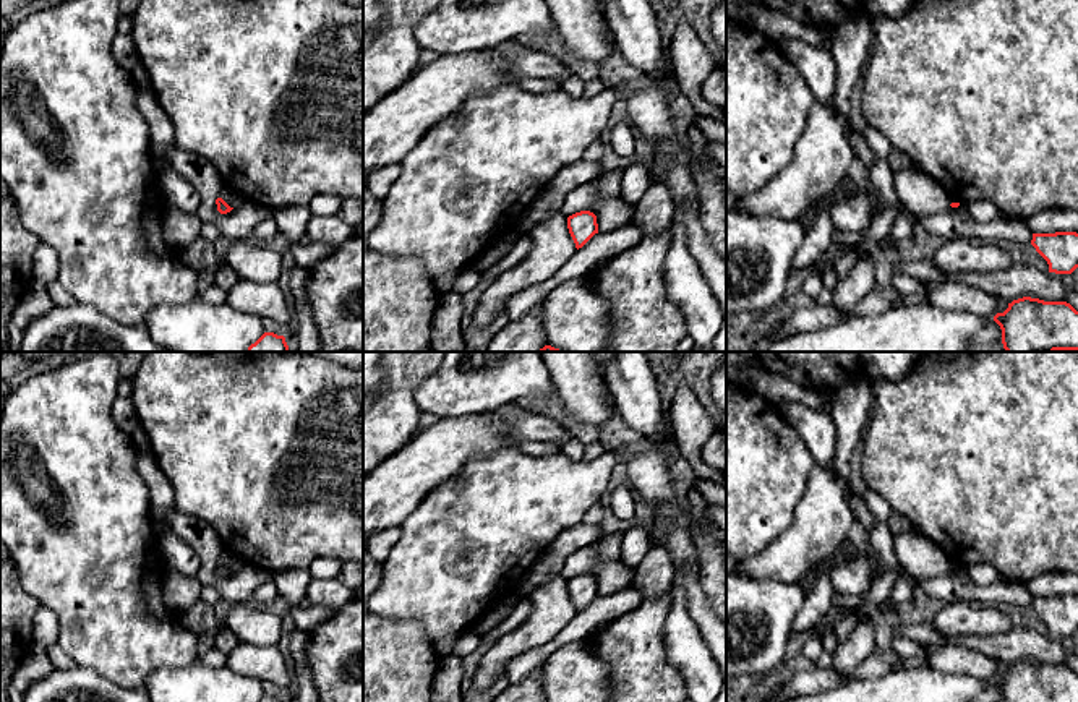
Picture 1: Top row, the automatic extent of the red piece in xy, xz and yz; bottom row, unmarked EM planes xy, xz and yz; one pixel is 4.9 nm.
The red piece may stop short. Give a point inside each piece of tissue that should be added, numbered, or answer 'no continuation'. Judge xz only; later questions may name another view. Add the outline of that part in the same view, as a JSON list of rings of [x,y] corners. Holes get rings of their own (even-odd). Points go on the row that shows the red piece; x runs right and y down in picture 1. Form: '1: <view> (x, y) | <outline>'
no continuation

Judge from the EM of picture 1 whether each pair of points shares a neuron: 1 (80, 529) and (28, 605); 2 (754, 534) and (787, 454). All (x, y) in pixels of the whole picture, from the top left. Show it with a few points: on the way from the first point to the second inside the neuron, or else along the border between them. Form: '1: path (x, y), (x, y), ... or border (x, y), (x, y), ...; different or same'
1: border (17, 571), (20, 584), (41, 603); different
2: path (754, 514), (754, 487), (767, 474); same

